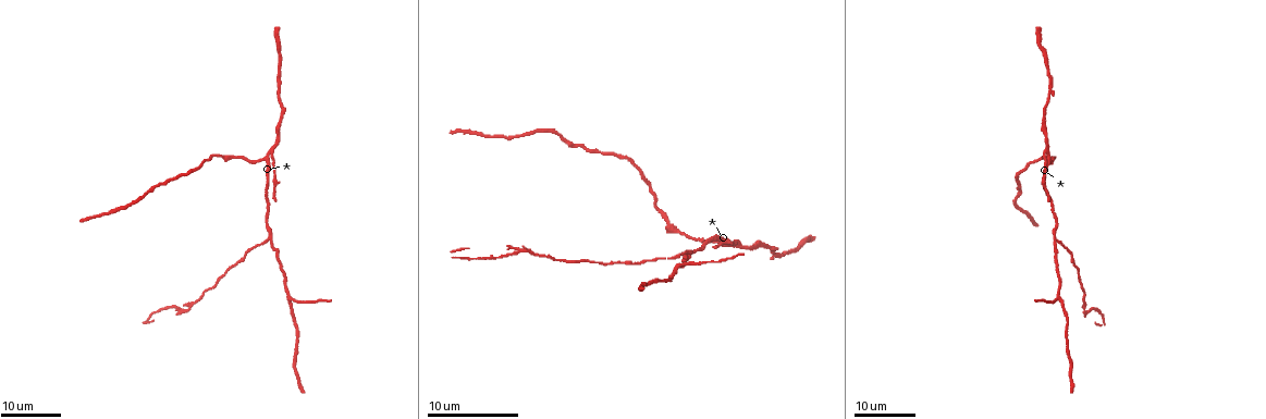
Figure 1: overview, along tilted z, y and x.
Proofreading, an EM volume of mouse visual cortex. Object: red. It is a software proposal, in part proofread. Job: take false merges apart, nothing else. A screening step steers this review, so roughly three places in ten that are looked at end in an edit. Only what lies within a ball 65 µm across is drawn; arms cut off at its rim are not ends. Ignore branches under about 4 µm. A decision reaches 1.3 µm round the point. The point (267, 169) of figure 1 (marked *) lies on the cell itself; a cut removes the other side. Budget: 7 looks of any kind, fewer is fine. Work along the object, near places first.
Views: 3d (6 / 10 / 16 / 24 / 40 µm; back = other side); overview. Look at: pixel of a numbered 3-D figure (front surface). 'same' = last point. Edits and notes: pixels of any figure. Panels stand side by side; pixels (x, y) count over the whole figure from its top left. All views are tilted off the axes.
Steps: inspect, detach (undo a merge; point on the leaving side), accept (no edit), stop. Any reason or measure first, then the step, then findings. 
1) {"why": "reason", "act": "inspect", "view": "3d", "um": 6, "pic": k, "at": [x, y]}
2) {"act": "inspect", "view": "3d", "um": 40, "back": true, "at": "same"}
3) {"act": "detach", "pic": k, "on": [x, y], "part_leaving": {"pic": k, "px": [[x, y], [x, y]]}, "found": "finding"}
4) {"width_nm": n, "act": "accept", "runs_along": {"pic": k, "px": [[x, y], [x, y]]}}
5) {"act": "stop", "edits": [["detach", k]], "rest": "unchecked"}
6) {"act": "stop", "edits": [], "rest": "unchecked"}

{"why": "side arm on a straight run", "act": "inspect", "view": "3d", "um": 24, "pic": 1, "at": [1056, 242]}

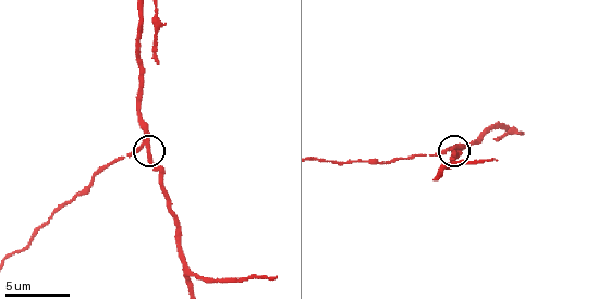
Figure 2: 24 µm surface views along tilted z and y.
{"act": "inspect", "view": "3d", "um": 10, "pic": 2, "at": [147, 145]}

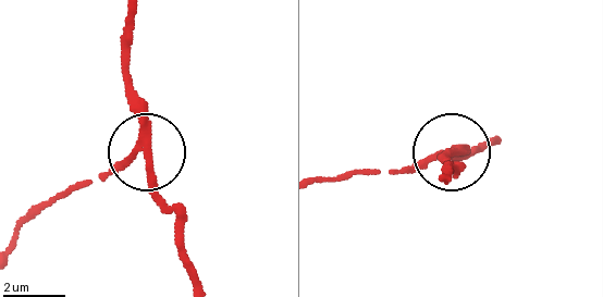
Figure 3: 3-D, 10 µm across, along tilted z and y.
{"side_arm_um": 30, "act": "detach", "pic": 3, "on": [413, 172], "part_leaving": {"pic": 3, "px": [[138, 143], [41, 203], [15, 235]]}, "found": "two cells meet here"}

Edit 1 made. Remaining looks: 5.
{"why": "side arm on a straight run", "act": "inspect", "view": "3d", "um": 10, "pic": 2, "at": [186, 273]}

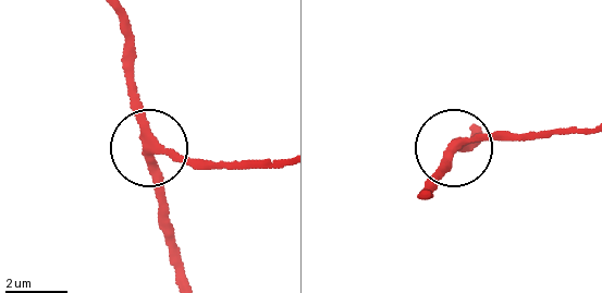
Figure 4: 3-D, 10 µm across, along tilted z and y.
{"width_nm": 270, "act": "accept", "runs_along": {"pic": 4, "px": [[118, 14], [144, 139], [168, 155], [238, 162]]}, "found": "all the same cell"}

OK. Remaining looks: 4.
{"why": "arms part here", "act": "inspect", "view": "3d", "um": 16, "pic": 1, "at": [1045, 154]}

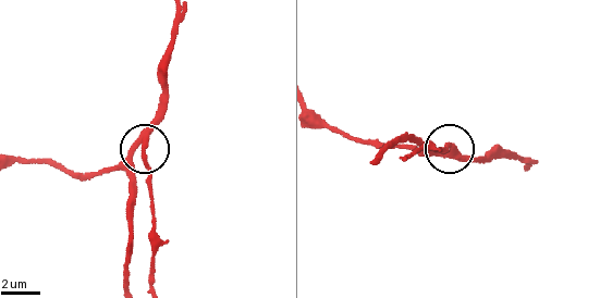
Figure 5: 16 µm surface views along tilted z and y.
{"why": "zoom in", "act": "inspect", "view": "3d", "um": 10, "pic": 5, "at": [146, 143]}

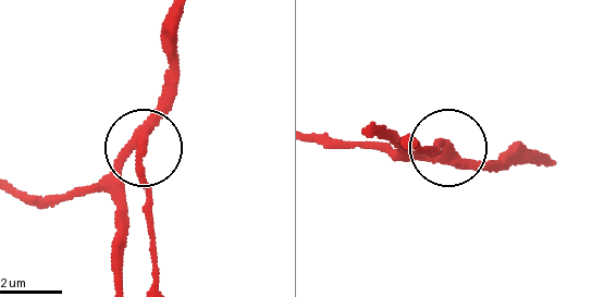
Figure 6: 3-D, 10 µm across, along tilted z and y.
{"side_arm_um": 8, "act": "detach", "pic": 6, "on": [147, 183], "part_leaving": {"pic": 6, "px": [[145, 141], [151, 279]]}, "found": "two cells meet here"}

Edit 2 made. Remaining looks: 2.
{"act": "inspect", "view": "3d", "um": 24, "pic": 1, "at": [219, 156]}

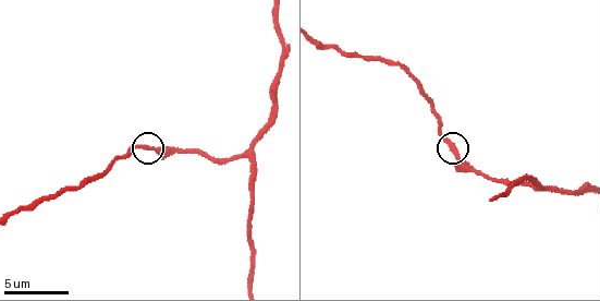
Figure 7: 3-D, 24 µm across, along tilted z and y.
{"act": "inspect", "view": "3d", "um": 10, "pic": 7, "at": [153, 147]}

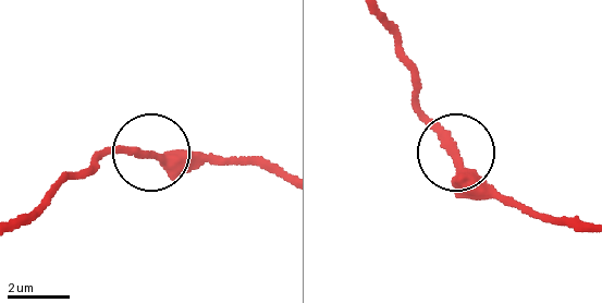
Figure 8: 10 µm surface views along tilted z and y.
{"act": "accept", "runs_along": {"pic": 8, "px": [[588, 230], [491, 195], [421, 109], [418, 88]]}, "found": "continuous, no second cell"}

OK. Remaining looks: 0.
{"act": "stop", "edits": [["detach", 3], ["detach", 6]], "rest": "unchecked"}

